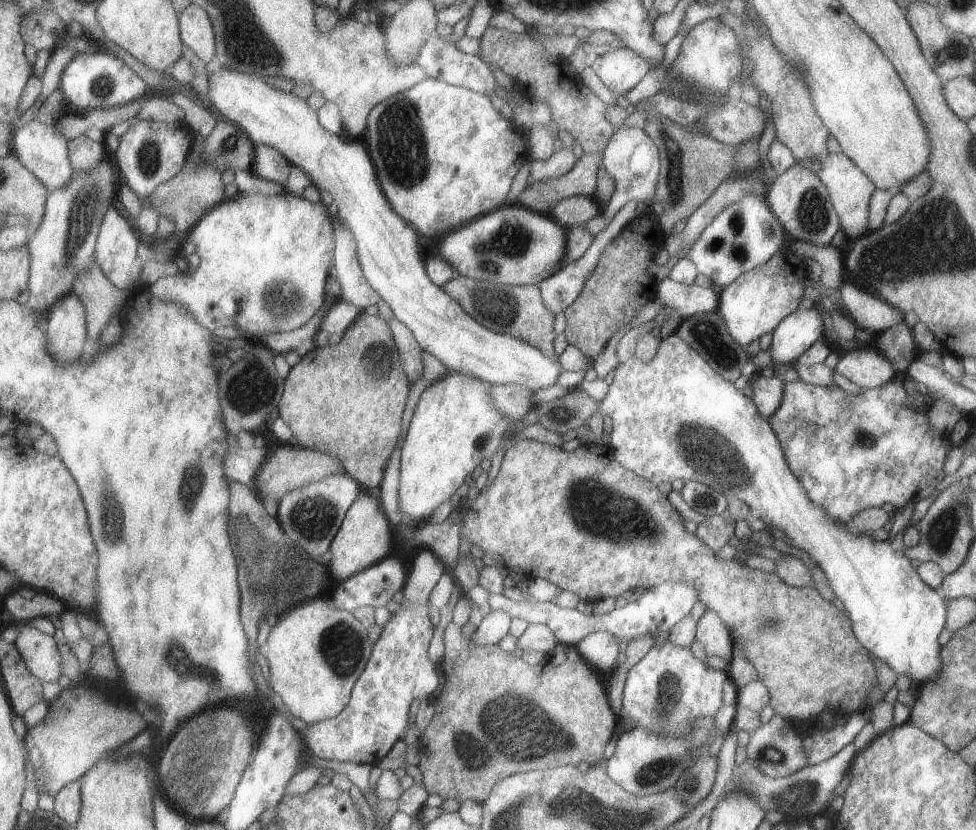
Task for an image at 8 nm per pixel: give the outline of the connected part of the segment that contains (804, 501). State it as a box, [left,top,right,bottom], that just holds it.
[598,331,948,685]

